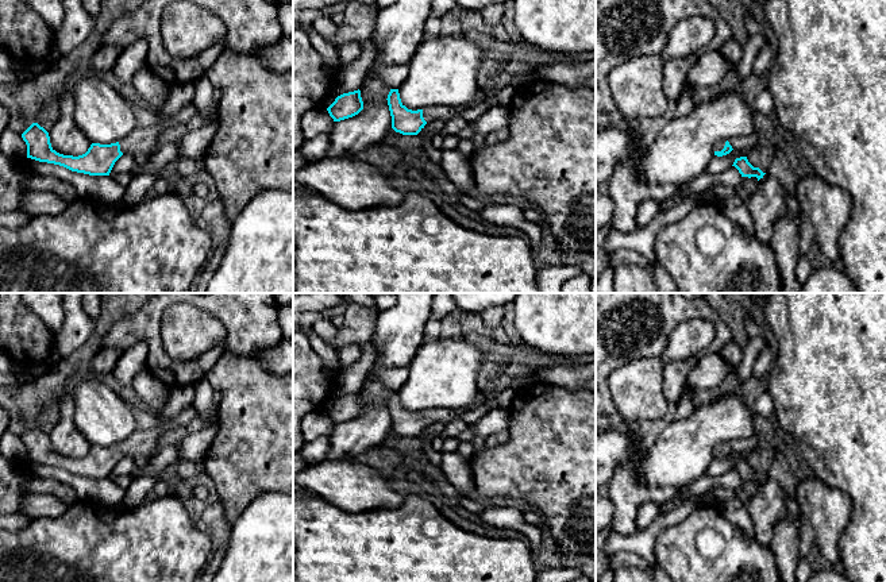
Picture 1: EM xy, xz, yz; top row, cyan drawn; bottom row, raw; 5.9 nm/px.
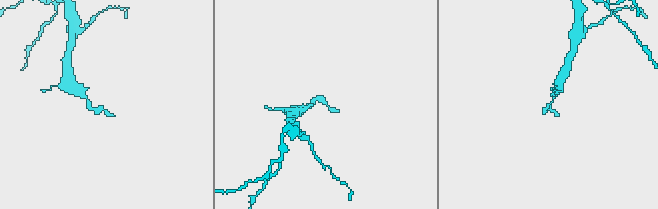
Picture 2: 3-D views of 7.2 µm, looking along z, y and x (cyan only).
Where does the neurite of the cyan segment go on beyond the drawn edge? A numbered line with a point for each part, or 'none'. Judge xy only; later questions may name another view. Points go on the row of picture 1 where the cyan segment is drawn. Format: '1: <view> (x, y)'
1: xy (143, 139)

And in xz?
1: xz (430, 114)

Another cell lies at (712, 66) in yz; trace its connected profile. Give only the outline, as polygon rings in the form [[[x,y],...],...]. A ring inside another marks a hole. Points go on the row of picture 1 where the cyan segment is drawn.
[[[712,50],[702,54],[694,63],[686,81],[697,88],[712,88],[733,68],[736,68],[736,65],[725,59],[719,50]]]

